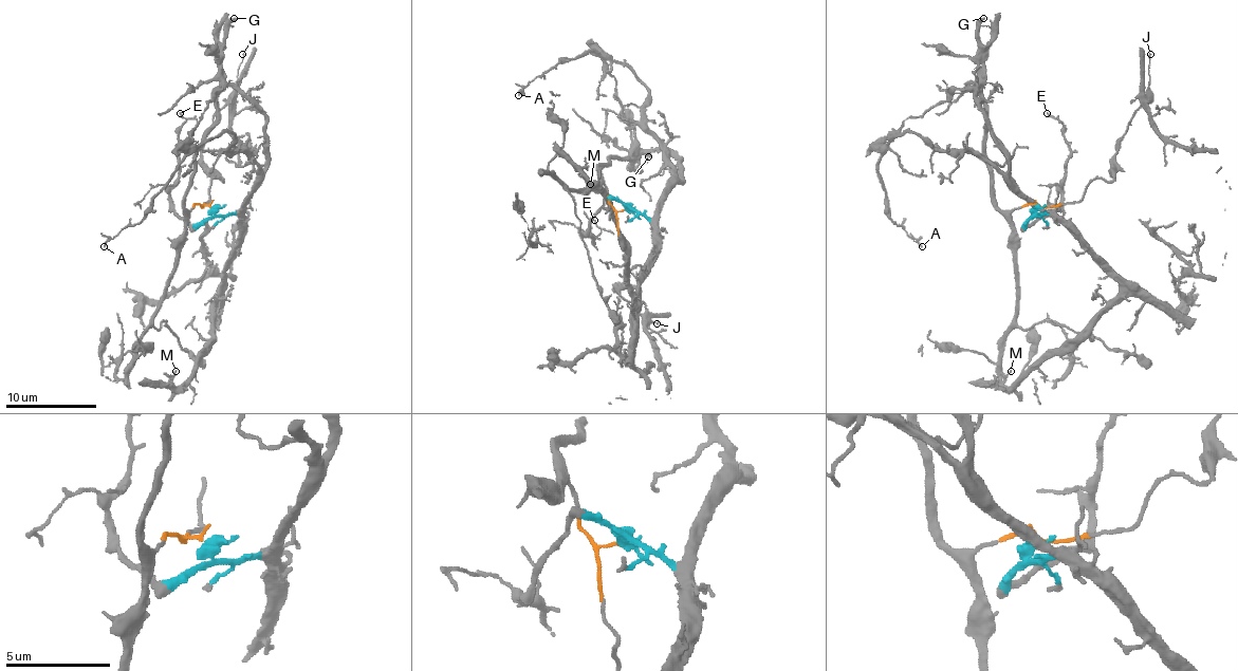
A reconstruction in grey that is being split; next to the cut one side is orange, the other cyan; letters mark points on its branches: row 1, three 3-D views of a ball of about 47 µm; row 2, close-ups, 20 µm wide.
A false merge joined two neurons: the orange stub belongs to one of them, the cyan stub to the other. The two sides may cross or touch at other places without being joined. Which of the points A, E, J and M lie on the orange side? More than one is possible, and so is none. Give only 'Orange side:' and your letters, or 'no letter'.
Orange side: J

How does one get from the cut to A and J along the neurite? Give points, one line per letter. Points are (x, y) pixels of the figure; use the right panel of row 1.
A: (1036, 208), (1046, 210), (995, 167), (904, 131), (879, 159), (879, 176), (886, 212), (922, 247)
J: (1036, 206), (1072, 204), (1091, 181), (1113, 179), (1119, 143), (1132, 115), (1145, 101), (1150, 86), (1150, 53)

